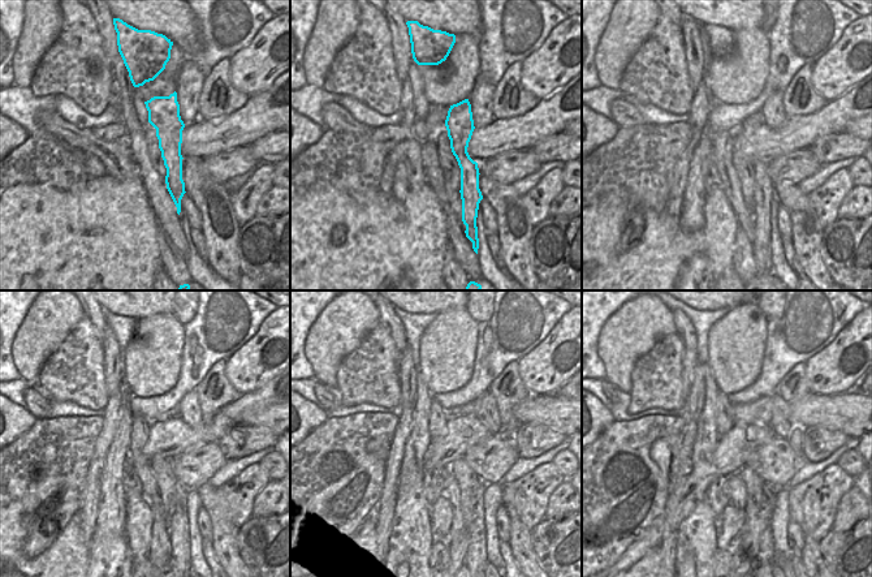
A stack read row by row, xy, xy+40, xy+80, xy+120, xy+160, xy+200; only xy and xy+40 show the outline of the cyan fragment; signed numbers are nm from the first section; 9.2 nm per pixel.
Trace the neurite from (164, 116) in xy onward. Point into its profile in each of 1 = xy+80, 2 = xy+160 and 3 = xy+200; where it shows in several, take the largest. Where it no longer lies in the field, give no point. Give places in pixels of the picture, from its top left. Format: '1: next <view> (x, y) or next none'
1: next xy+80 (763, 190)
2: next xy+160 (475, 555)
3: next xy+200 (767, 551)

